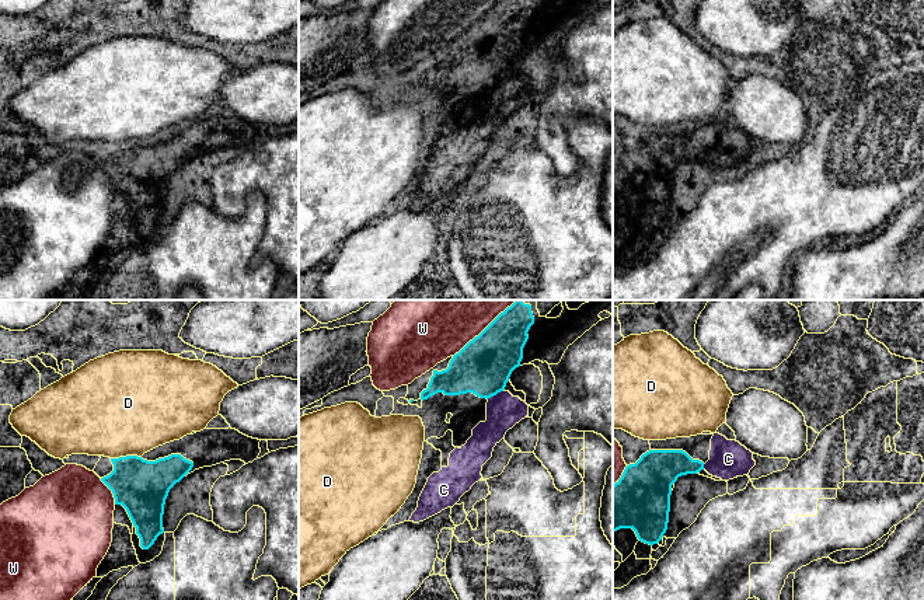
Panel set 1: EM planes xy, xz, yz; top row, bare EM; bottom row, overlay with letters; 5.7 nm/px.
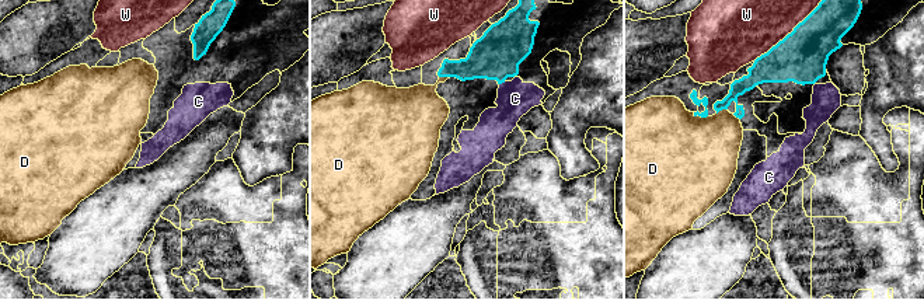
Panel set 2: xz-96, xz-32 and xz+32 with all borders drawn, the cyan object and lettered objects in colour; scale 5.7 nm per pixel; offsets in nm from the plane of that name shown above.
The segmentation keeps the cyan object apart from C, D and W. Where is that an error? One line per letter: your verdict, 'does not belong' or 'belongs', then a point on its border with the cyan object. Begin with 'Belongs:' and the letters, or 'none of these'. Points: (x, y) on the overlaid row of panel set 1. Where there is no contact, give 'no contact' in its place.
Belongs: C
C: belongs; contact xz (494, 394)
D: does not belong; contact xy (126, 456)
W: does not belong; contact xz (485, 328)

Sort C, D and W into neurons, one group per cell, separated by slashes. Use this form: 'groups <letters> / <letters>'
groups C / D / W

